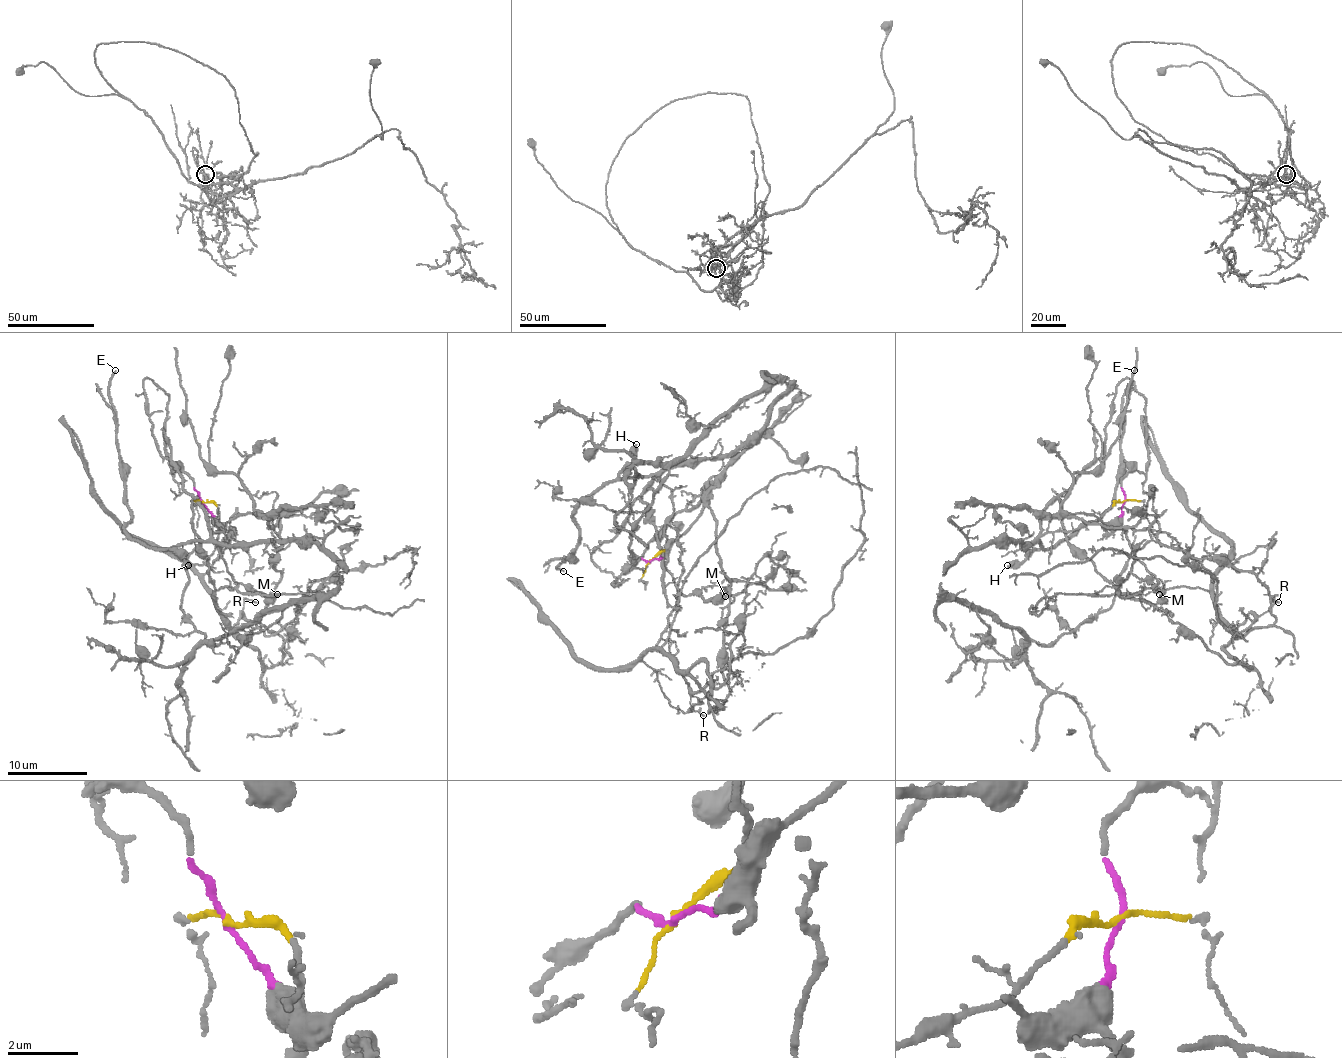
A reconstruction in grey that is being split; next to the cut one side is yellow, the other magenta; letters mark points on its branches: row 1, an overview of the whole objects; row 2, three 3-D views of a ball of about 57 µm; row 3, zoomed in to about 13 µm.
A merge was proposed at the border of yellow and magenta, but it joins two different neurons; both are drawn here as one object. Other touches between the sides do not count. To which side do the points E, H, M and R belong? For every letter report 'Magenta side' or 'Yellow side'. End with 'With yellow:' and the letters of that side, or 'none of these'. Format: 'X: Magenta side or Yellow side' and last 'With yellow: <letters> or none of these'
E: Yellow side
H: Yellow side
M: Magenta side
R: Magenta side
With yellow: E, H

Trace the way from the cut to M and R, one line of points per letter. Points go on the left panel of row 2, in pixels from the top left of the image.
M: (202, 502), (212, 514), (218, 532), (218, 554), (226, 572), (258, 592), (278, 594)
R: (202, 502), (220, 522), (300, 514), (284, 516), (260, 626), (242, 614), (256, 602)

